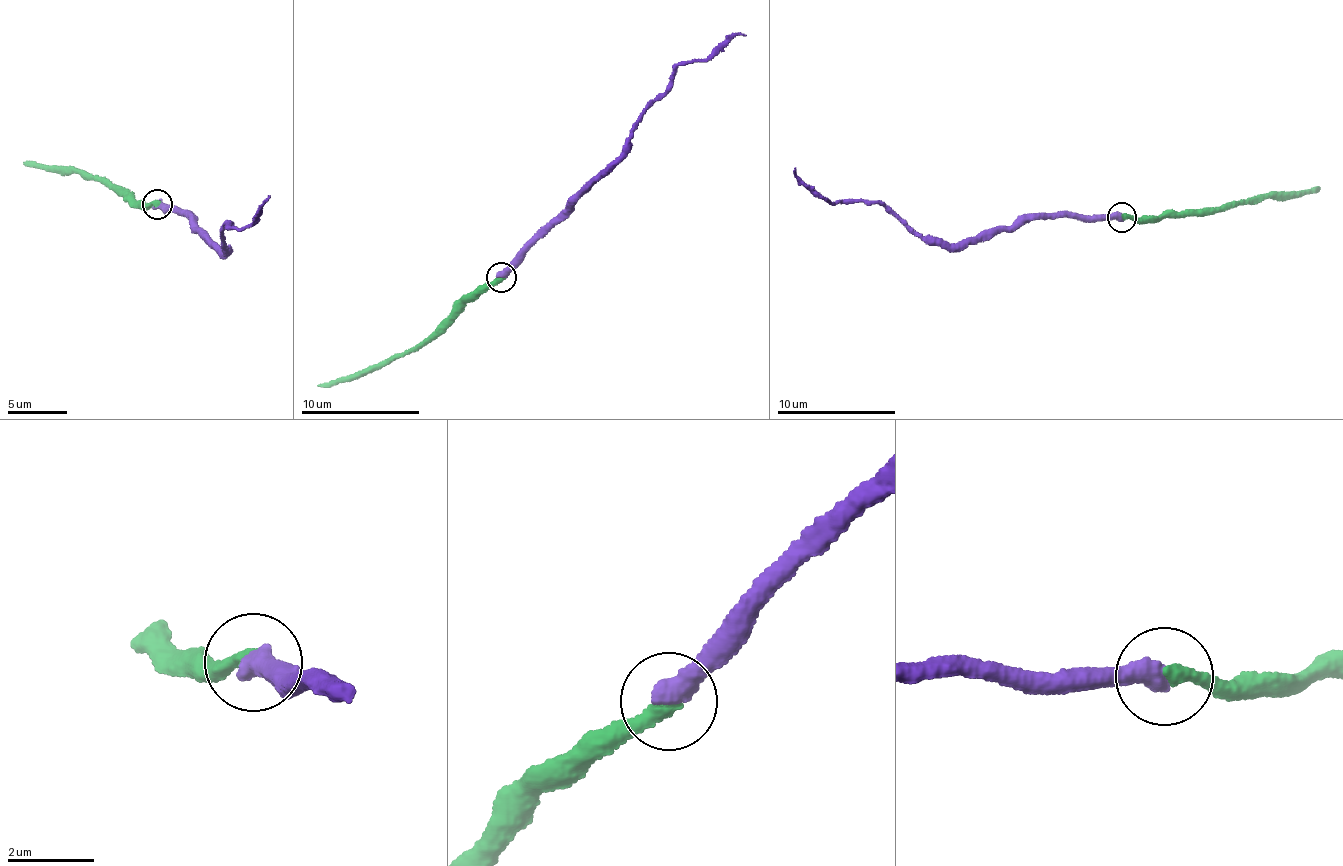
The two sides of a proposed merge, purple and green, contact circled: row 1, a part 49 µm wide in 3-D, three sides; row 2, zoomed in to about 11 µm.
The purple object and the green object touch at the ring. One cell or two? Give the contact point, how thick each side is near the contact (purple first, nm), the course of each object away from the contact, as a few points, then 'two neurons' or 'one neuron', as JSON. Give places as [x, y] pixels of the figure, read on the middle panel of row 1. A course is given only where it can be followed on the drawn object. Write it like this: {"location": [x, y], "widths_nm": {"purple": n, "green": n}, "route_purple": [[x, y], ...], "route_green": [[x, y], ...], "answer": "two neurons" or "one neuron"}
{"location": [501, 277], "widths_nm": {"purple": 500, "green": 340}, "route_purple": [[502, 278], [618, 156], [642, 109], [666, 90], [679, 65], [700, 60], [736, 34], [745, 36]], "route_green": [[502, 278], [478, 286], [407, 352], [345, 378], [317, 385]], "answer": "one neuron"}

